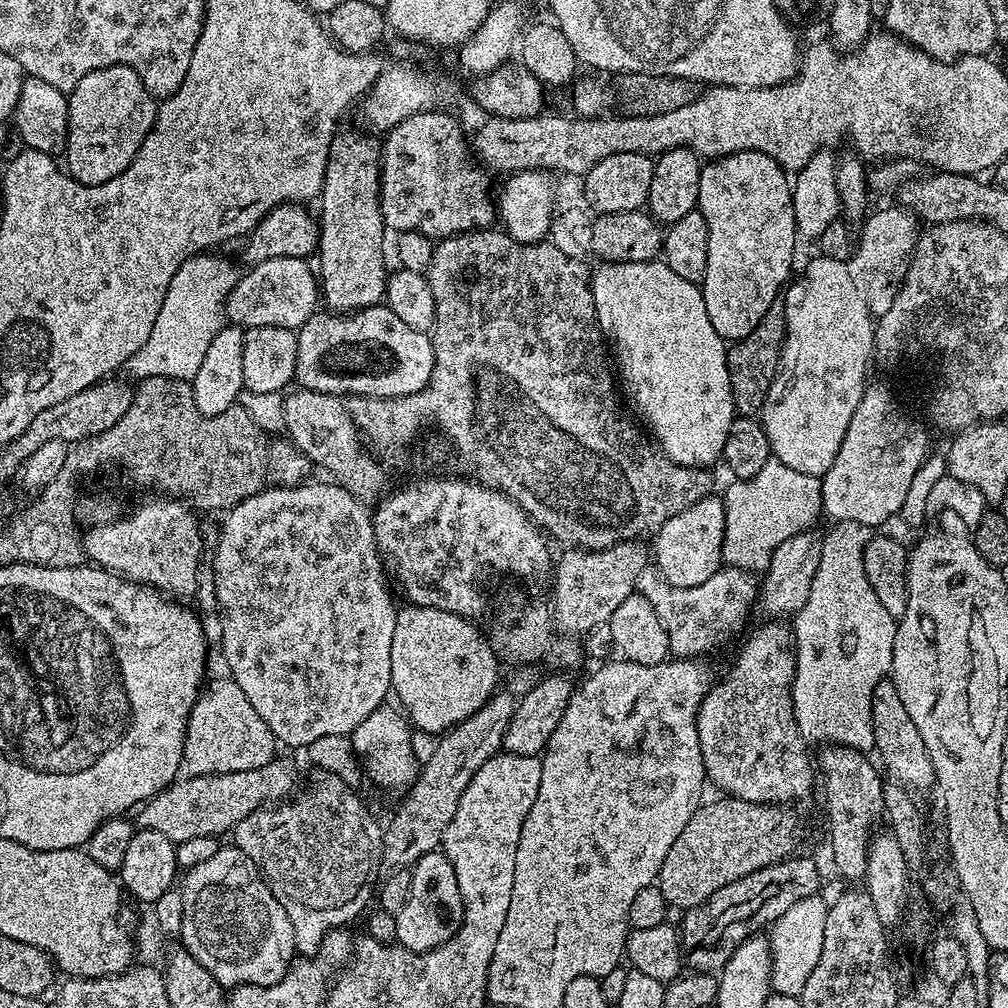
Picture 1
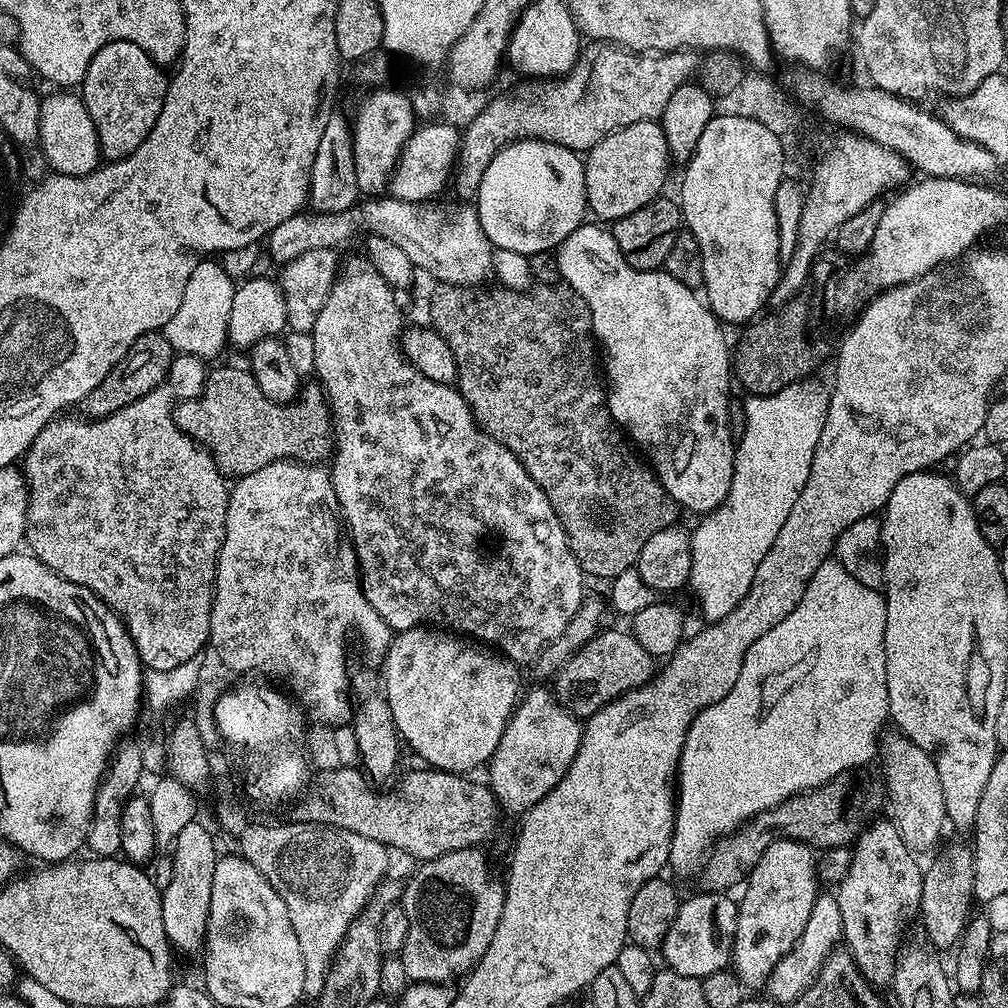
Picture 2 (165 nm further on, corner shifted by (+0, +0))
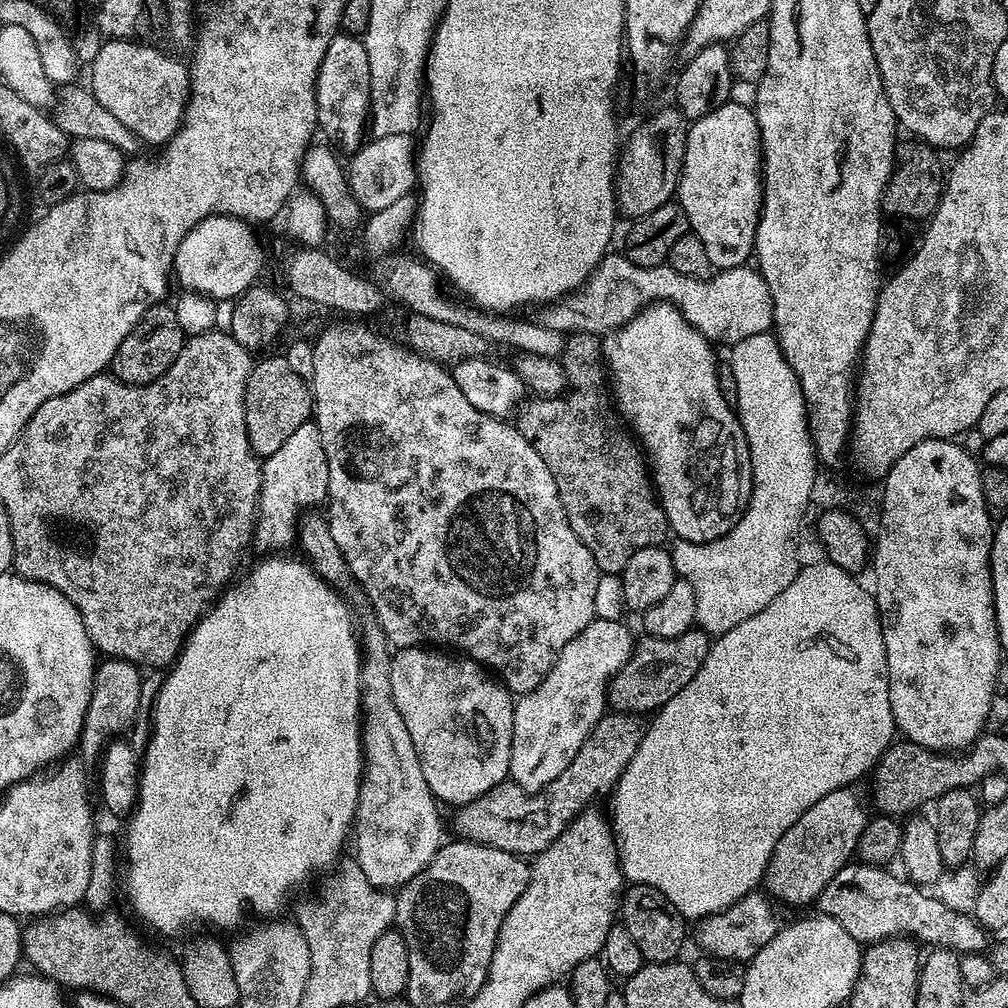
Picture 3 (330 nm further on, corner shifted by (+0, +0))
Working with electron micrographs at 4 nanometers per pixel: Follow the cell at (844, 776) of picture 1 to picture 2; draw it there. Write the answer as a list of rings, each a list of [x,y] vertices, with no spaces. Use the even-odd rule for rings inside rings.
[[[888,818],[873,820],[851,849],[850,870],[835,893],[838,910],[842,910],[842,944],[869,984],[888,986],[905,939],[904,923],[920,911],[924,868]]]

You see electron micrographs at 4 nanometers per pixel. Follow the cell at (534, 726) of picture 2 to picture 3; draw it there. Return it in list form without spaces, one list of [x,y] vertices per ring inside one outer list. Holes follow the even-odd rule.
[[[620,620],[590,622],[558,654],[546,678],[514,704],[514,730],[508,774],[525,792],[543,792],[582,750],[582,742],[606,715],[608,684],[632,656],[634,635]]]

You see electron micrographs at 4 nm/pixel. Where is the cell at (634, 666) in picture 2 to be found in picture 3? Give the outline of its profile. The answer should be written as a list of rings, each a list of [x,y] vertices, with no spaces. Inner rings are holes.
[[[693,630],[682,634],[678,638],[658,638],[657,636],[645,635],[644,640],[637,639],[632,649],[632,656],[622,666],[622,670],[608,684],[608,703],[607,707],[614,712],[631,712],[633,714],[655,713],[694,674],[698,674],[698,666],[706,662],[706,654],[710,637],[703,630]]]

